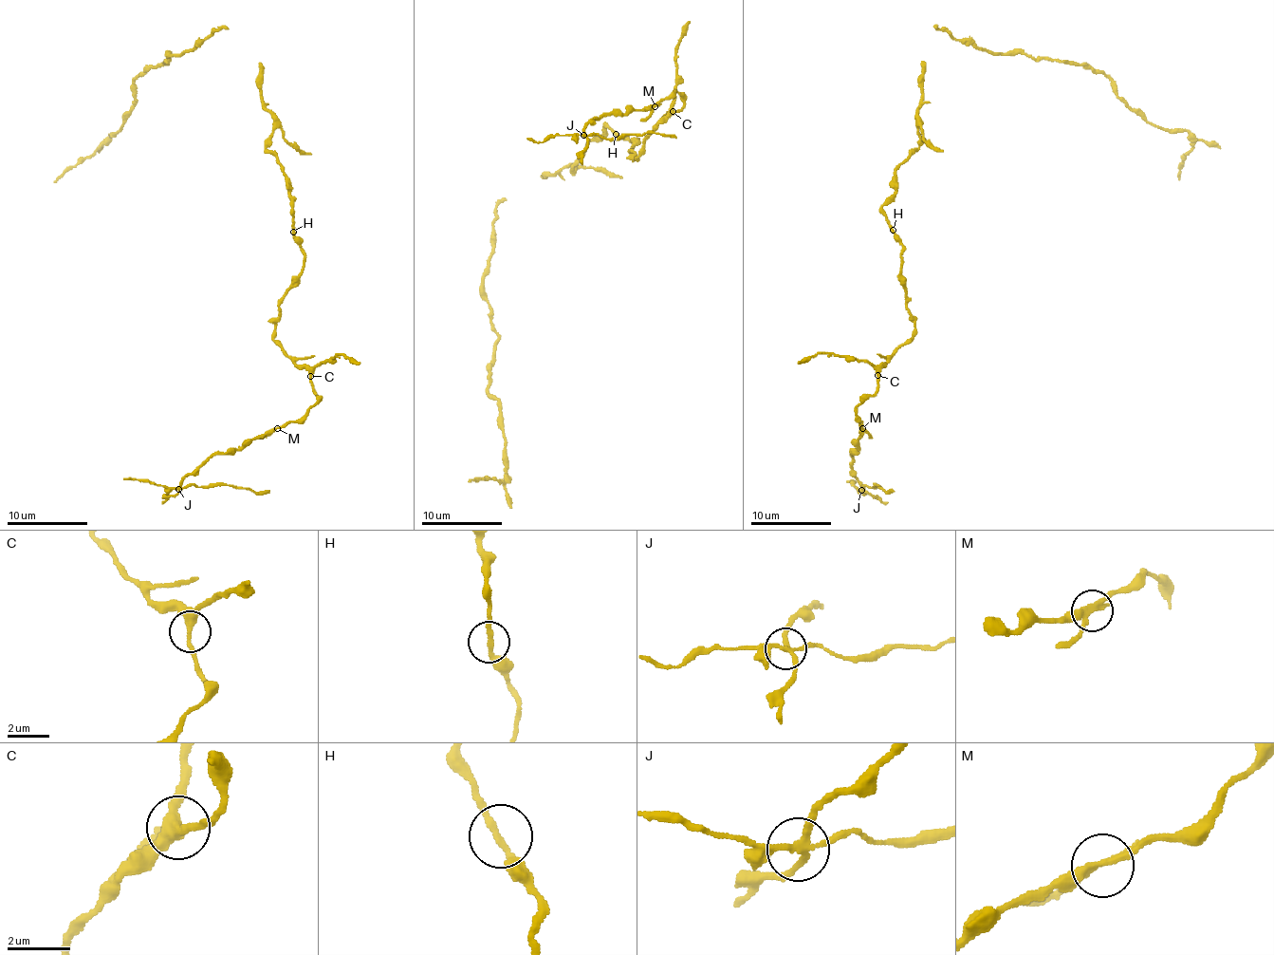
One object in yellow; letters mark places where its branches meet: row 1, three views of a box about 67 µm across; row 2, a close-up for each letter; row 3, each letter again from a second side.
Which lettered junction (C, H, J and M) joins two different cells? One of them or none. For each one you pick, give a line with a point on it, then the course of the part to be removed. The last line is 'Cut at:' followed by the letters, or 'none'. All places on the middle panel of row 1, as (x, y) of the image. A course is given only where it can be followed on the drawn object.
J: Place: (583, 135). Course of the part to remove: (583, 135), (600, 135), (607, 139), (642, 133), (675, 135)
Cut at: J

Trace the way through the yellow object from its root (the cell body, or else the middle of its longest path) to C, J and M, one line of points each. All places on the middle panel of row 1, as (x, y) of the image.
C: (584, 147), (600, 139), (606, 124), (630, 140), (639, 138), (631, 151), (638, 159), (646, 136), (673, 111)
J: (584, 147), (606, 124), (639, 138), (638, 159), (683, 99), (602, 113), (583, 135)
M: (584, 147), (606, 124), (639, 138), (631, 151), (638, 159), (646, 136), (683, 99), (673, 92), (655, 106)

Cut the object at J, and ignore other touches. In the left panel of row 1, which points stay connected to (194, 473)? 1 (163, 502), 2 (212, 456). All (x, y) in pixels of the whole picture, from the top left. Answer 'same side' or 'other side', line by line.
1: same side
2: same side

